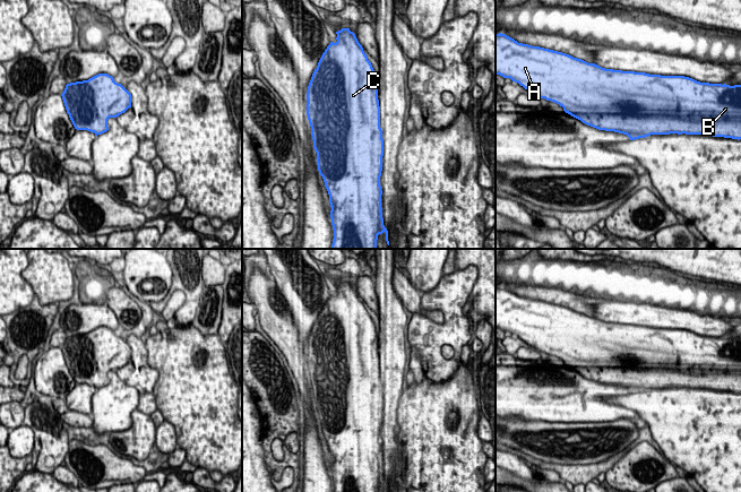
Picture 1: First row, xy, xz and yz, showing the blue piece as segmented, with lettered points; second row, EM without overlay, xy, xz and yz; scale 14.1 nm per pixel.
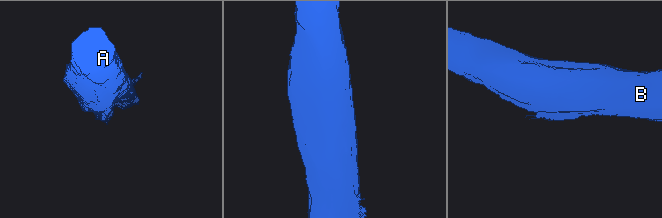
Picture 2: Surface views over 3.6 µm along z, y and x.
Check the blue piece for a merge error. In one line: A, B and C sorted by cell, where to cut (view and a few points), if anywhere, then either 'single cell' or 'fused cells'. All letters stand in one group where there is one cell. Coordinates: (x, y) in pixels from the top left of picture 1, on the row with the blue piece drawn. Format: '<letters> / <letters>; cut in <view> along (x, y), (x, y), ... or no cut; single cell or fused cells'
A B C; no cut; single cell

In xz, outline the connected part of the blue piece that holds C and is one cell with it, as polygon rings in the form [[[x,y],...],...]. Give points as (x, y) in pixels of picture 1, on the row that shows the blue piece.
[[[342,28],[336,32],[337,42],[330,42],[325,52],[322,53],[317,68],[315,69],[311,80],[308,86],[307,93],[307,115],[311,127],[311,136],[313,140],[313,148],[317,153],[317,164],[319,174],[322,176],[325,187],[329,195],[329,204],[331,207],[330,218],[331,225],[334,230],[334,239],[331,249],[377,249],[377,240],[378,235],[386,233],[386,241],[389,245],[388,241],[388,231],[384,225],[382,218],[382,208],[381,208],[381,185],[380,185],[380,176],[382,171],[382,156],[384,156],[384,139],[382,139],[382,130],[380,128],[380,106],[378,100],[378,83],[376,72],[372,68],[371,62],[368,60],[367,54],[363,51],[362,45],[359,43],[355,34],[350,31],[350,28]]]

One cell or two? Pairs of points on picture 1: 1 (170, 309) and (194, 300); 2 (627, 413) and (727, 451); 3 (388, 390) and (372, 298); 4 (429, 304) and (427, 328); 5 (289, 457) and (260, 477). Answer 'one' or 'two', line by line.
1: two
2: two
3: two
4: one
5: two

